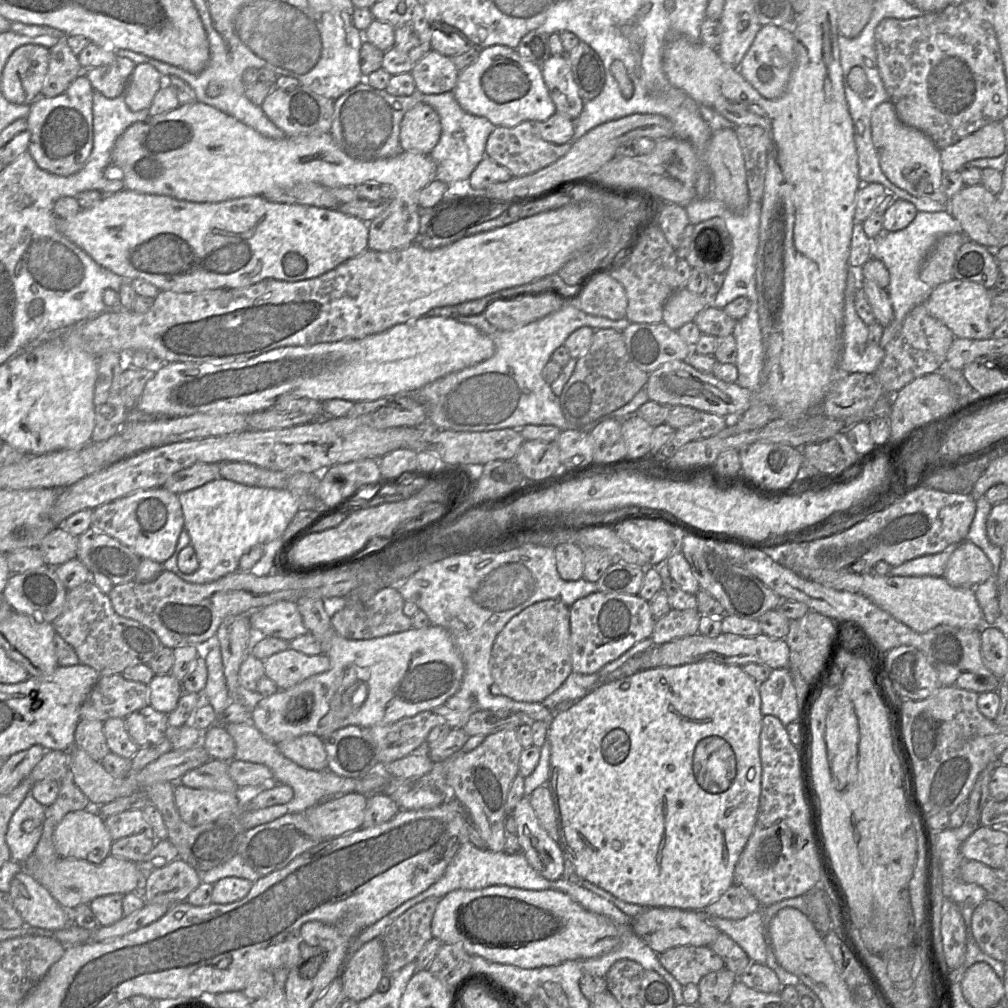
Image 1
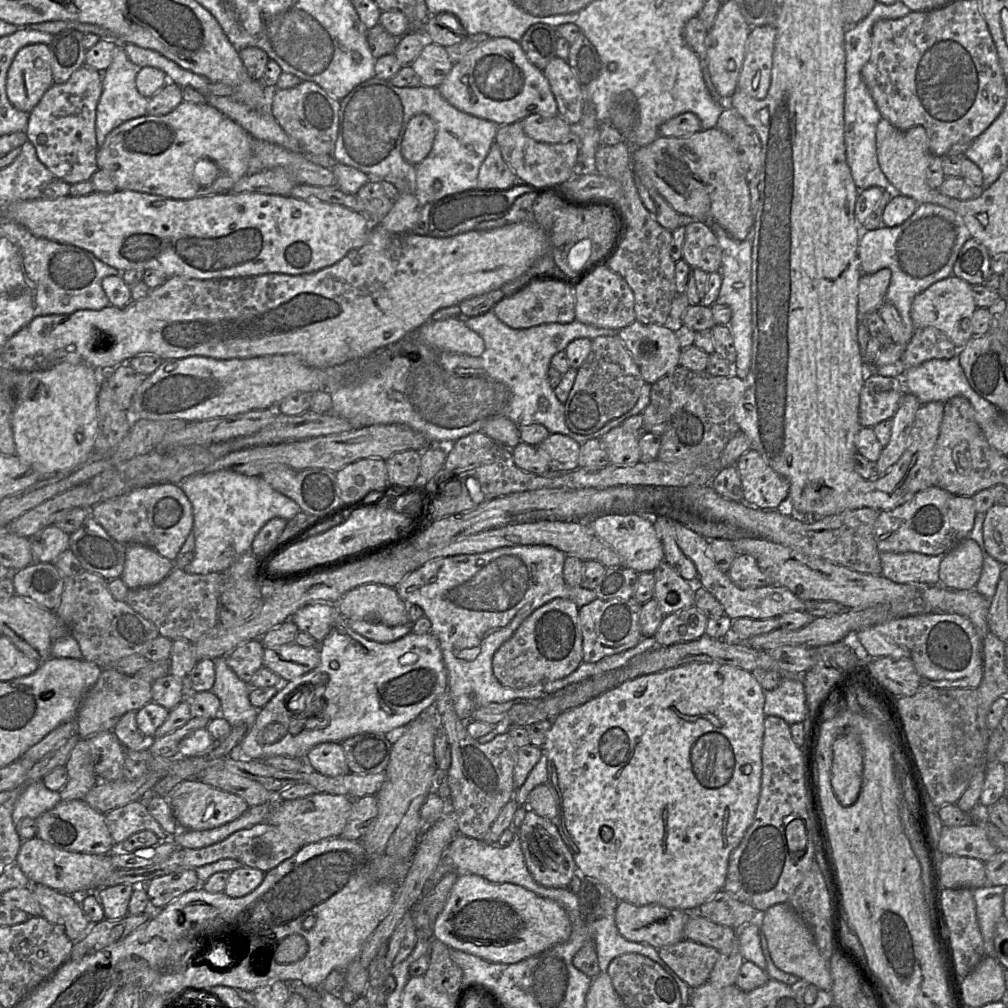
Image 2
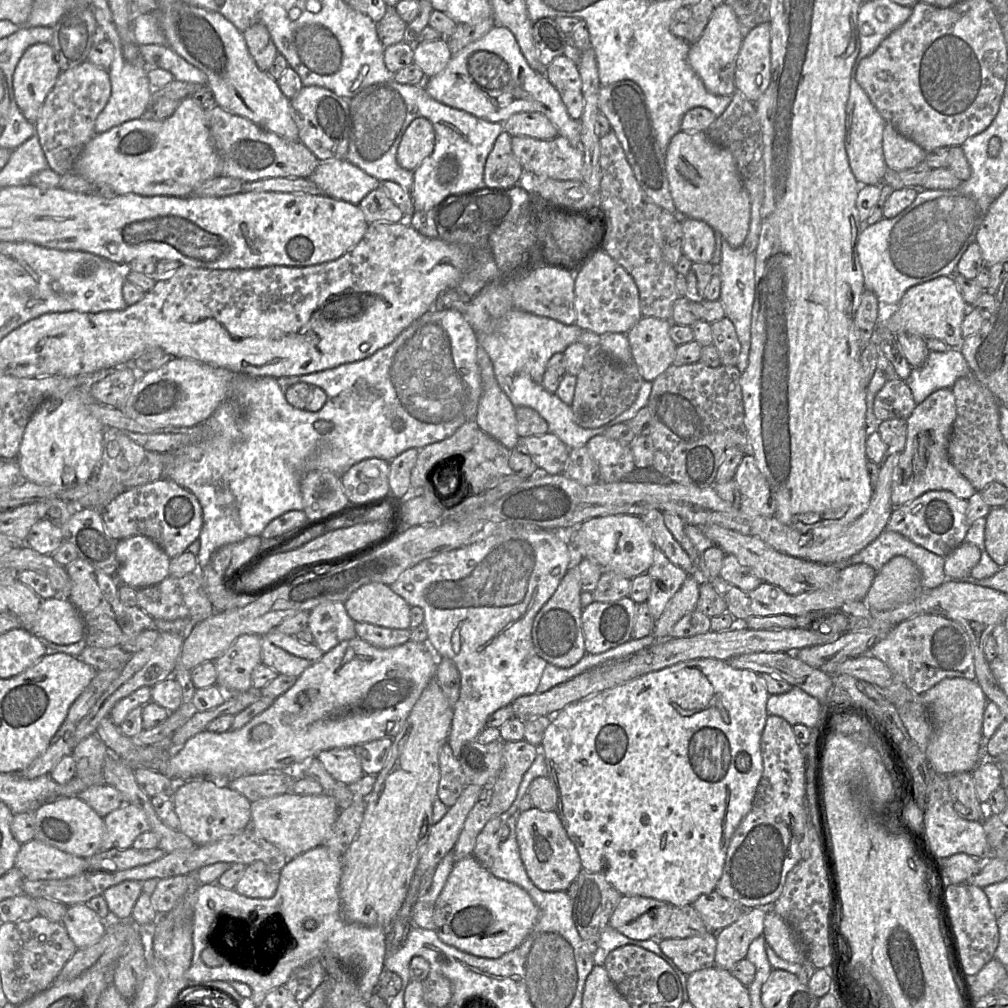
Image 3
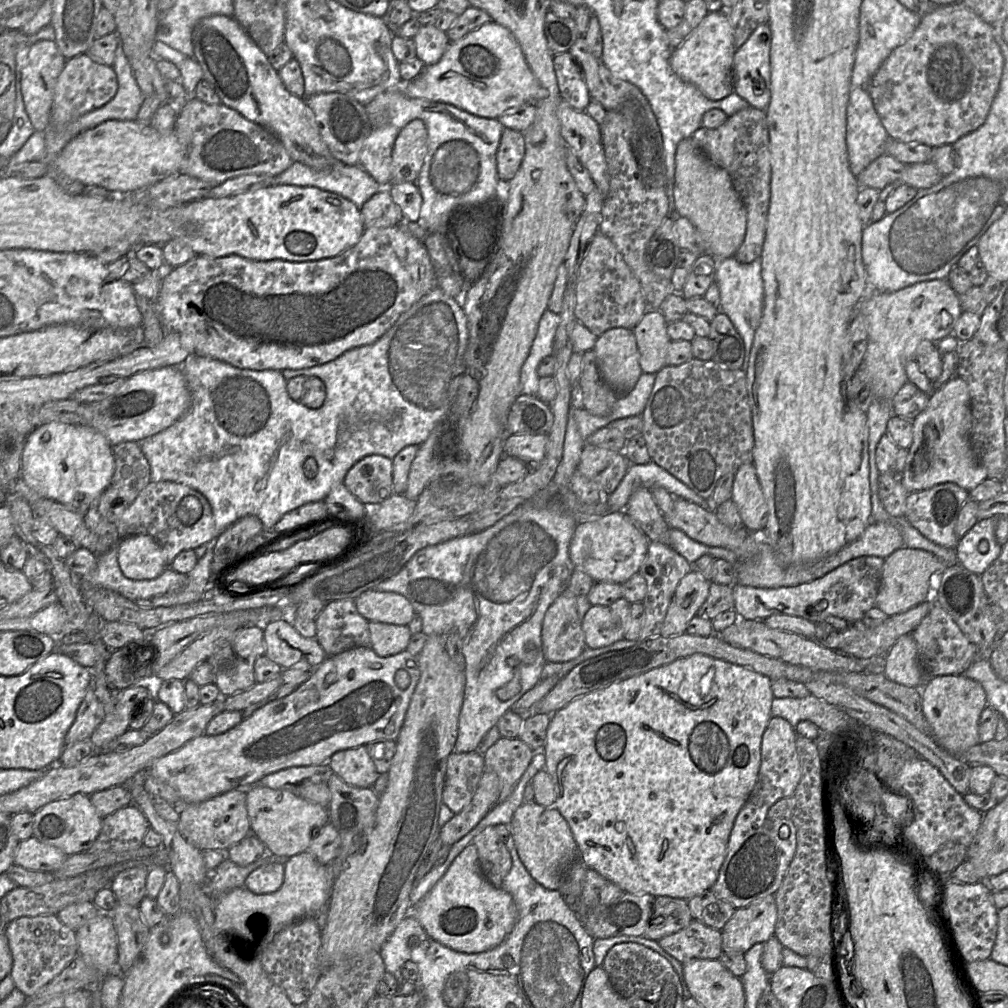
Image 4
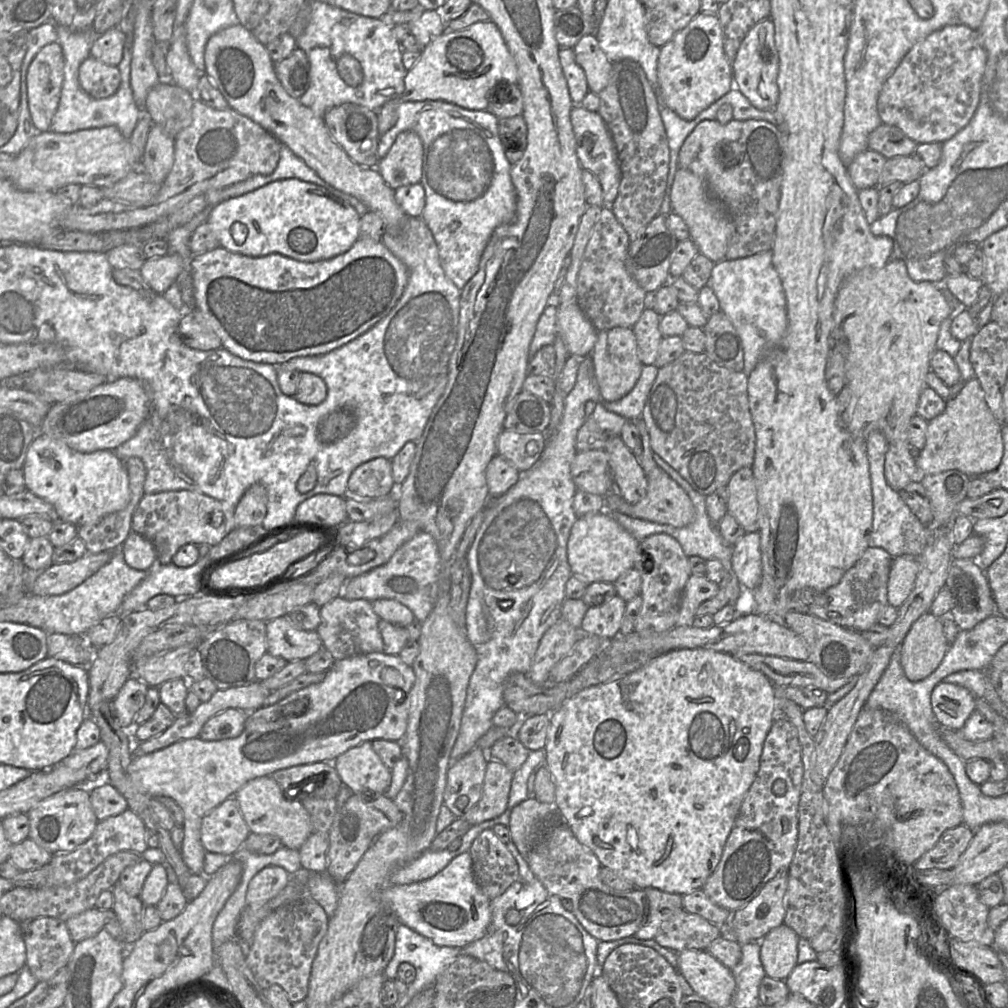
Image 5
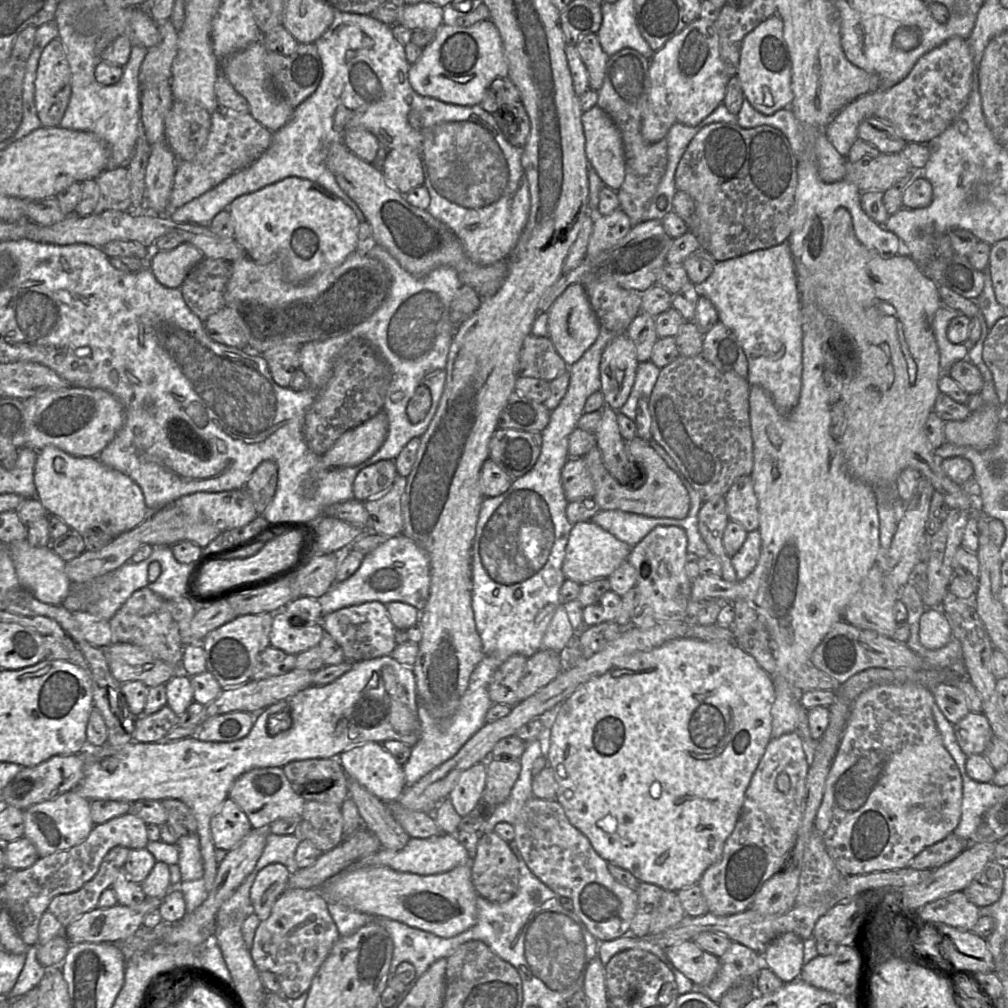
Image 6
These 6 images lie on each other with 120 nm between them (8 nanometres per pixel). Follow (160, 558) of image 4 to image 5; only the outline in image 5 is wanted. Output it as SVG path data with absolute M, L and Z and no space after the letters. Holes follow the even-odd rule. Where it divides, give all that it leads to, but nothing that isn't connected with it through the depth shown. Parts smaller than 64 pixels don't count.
M133 531L121 545L127 565L136 570L147 571L157 562L157 553L153 544Z

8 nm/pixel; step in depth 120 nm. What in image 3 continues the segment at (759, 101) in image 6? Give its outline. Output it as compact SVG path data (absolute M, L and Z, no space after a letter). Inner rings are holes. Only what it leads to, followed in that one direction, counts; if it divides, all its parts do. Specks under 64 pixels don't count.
M769 22L754 27L743 39L736 58L736 92L756 102L771 81L771 26Z

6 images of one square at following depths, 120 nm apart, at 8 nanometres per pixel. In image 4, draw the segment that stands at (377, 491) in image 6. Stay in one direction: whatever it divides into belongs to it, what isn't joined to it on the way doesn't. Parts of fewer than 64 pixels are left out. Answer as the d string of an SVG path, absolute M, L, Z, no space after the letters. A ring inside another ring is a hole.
M365 456L348 471L343 484L367 507L374 507L394 494L393 459Z

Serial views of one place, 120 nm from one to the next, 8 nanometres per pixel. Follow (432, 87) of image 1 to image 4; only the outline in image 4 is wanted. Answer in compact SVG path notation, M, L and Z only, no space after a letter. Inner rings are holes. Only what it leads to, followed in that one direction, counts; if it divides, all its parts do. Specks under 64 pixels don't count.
M433 24L421 25L413 39L416 45L416 57L425 65L438 62L450 44L447 33Z

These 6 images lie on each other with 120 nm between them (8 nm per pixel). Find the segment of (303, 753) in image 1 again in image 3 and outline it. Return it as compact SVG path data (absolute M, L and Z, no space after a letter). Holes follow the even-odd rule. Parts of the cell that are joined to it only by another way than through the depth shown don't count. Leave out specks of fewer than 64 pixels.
M352 747L324 750L316 758L334 779L344 784L352 784L365 775Z

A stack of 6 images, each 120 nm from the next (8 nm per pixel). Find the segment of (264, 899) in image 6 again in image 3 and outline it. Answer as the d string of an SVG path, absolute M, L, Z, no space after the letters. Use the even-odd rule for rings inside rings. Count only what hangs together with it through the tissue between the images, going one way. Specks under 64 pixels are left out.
M262 861L249 864L235 886L235 890L246 897L268 899L275 895L280 871L271 871Z

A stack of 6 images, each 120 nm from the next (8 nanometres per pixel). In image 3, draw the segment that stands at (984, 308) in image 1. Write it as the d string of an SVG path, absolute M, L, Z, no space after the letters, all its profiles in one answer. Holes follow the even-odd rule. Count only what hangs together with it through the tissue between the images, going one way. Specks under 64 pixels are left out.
M940 276L909 288L895 307L884 312L880 323L894 334L908 332L925 339L937 338L950 347L961 347L962 322L969 309L954 277Z

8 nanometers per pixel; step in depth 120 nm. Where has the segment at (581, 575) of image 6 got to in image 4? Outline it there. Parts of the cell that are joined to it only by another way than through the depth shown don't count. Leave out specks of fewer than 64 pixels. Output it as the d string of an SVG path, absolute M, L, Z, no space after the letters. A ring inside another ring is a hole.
M625 511L607 514L577 523L570 542L569 555L576 569L588 574L596 582L623 584L638 573L647 553L649 540L639 527L627 516Z

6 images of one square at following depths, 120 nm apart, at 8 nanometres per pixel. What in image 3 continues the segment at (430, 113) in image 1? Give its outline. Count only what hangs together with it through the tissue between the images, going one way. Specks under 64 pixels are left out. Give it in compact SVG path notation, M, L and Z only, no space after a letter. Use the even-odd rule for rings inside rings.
M425 117L414 119L404 132L397 149L398 164L414 171L424 159L429 157L435 146L435 131L432 123Z

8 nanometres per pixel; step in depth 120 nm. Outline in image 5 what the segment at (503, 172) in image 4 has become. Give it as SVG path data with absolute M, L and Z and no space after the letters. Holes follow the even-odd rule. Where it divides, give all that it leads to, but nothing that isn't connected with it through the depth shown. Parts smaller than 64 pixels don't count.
M523 115L499 119L499 135L505 155L513 166L518 162L527 147L527 125Z

